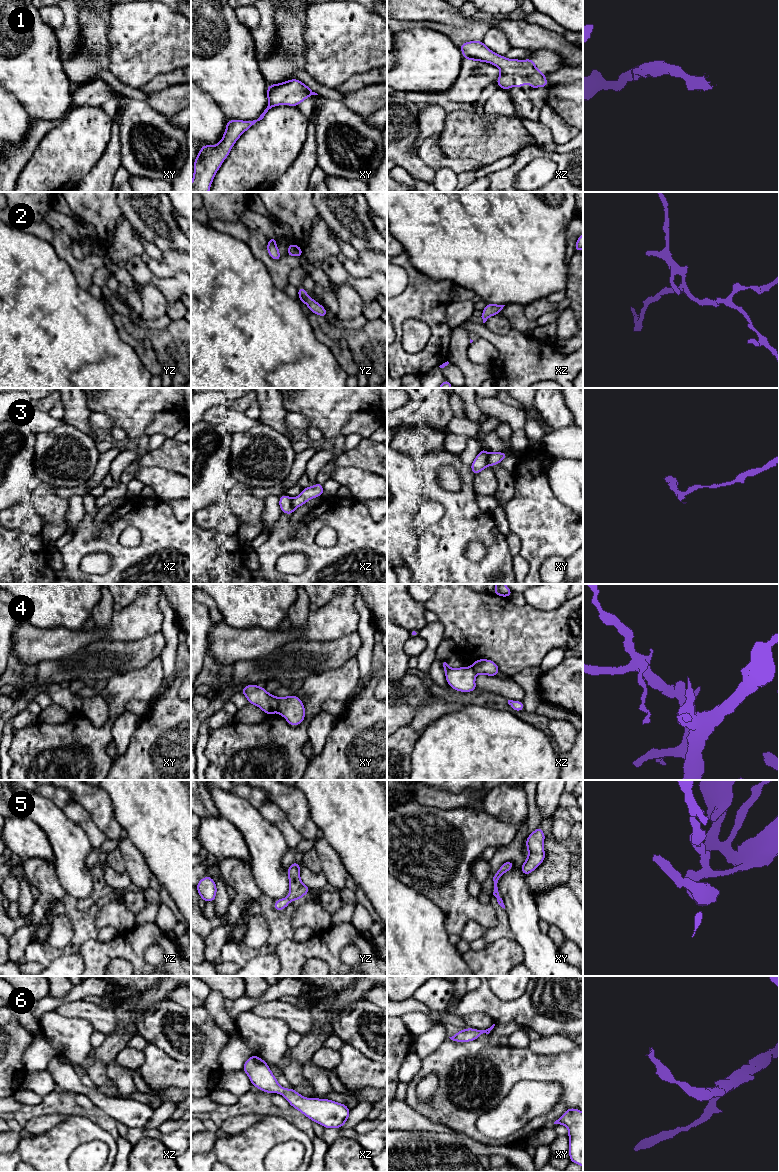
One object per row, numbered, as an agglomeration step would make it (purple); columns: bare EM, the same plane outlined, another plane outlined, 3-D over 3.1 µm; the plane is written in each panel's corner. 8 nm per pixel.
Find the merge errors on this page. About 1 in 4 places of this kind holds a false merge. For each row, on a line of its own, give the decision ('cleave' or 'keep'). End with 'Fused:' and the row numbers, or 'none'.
1: keep
2: keep
3: cleave
4: cleave
5: keep
6: keep
Fused: 3, 4

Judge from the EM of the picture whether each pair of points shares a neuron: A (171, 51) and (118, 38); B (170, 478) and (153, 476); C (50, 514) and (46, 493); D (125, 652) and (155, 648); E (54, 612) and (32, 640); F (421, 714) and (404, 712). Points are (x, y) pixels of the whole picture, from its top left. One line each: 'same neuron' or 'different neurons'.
A: same neuron
B: same neuron
C: same neuron
D: same neuron
E: different neurons
F: different neurons

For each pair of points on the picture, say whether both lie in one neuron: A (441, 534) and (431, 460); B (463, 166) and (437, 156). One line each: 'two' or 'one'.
A: one
B: one

